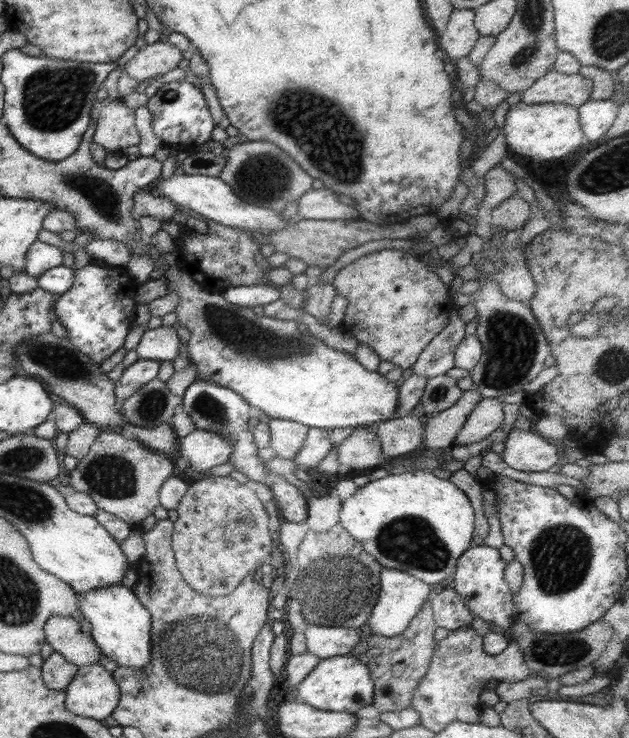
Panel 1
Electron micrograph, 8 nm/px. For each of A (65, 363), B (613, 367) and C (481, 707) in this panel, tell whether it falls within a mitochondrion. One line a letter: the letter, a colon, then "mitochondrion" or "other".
A: mitochondrion
B: mitochondrion
C: other

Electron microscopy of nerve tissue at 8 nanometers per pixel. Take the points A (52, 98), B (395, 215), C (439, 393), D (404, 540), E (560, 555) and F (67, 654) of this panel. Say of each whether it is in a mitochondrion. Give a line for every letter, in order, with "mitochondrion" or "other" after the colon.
A: mitochondrion
B: other
C: mitochondrion
D: mitochondrion
E: mitochondrion
F: other

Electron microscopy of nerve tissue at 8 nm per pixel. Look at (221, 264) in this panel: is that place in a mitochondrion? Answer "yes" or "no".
no

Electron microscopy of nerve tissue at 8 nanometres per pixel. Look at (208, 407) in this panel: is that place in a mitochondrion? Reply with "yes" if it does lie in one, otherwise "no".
yes

